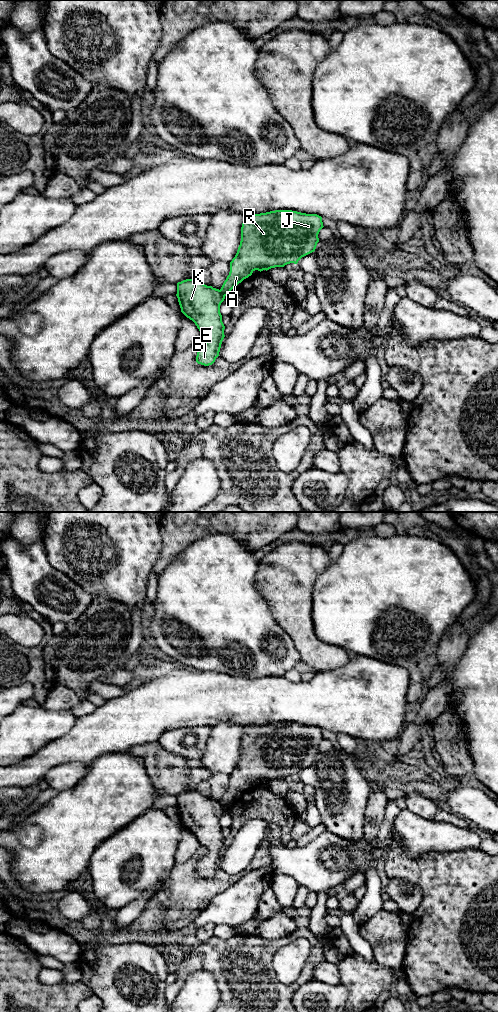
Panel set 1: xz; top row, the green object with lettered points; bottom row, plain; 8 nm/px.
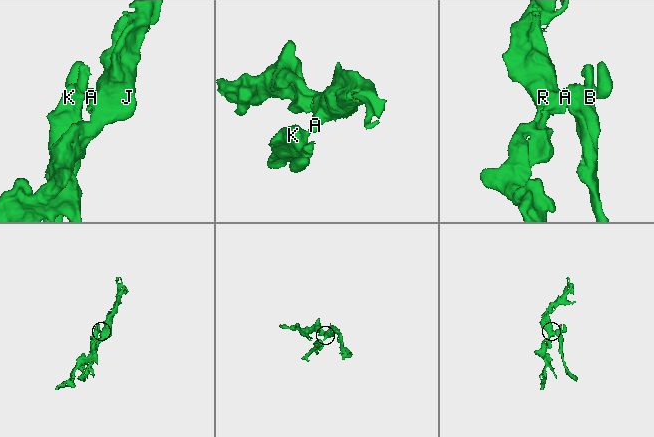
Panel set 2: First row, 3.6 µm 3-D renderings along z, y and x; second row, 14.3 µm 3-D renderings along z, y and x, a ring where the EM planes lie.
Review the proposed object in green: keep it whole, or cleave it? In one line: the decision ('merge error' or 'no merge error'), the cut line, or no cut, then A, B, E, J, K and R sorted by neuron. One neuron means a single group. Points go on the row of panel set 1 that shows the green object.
merge error; cut in xz along (219, 290), (225, 295); A J R / B E K

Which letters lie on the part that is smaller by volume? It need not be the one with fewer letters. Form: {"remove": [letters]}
{"remove": ["B", "E", "K"]}

